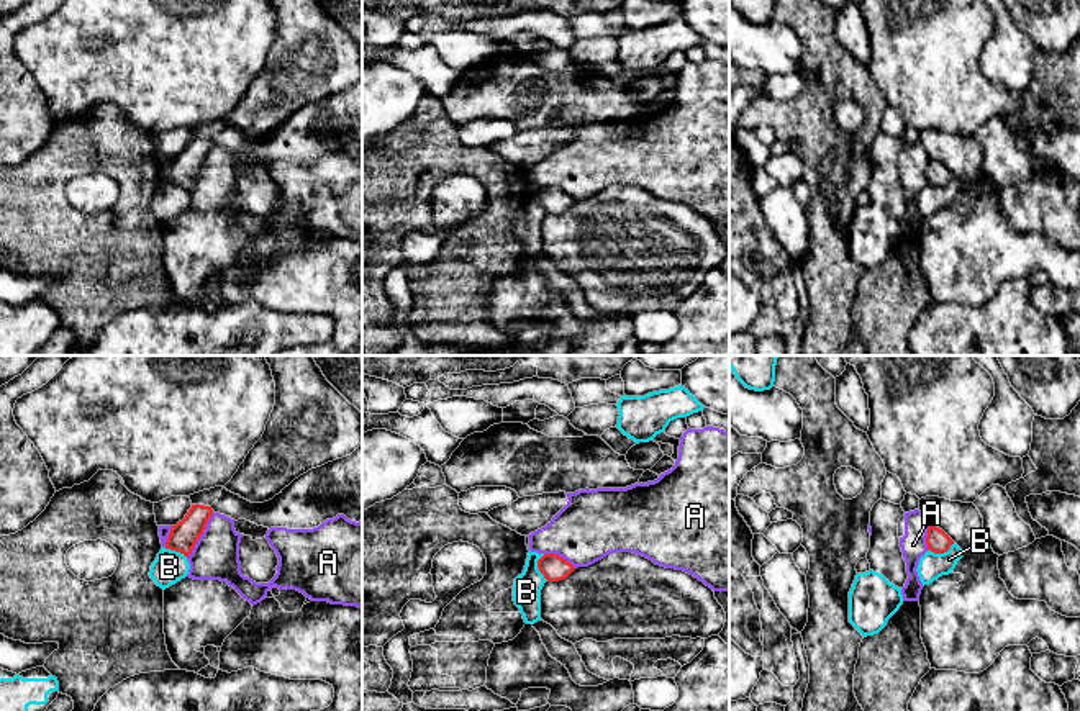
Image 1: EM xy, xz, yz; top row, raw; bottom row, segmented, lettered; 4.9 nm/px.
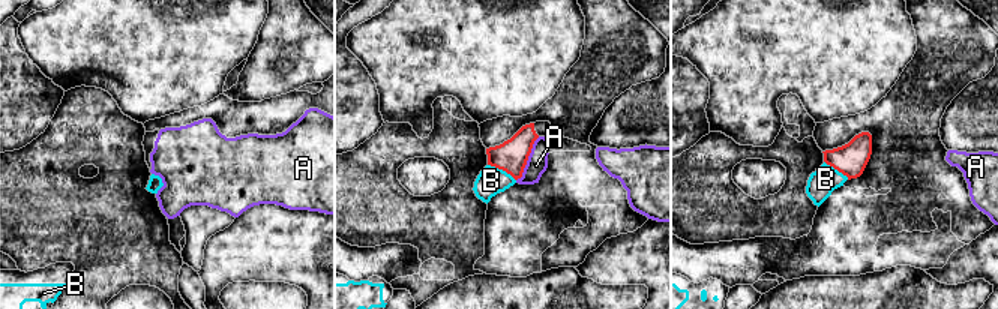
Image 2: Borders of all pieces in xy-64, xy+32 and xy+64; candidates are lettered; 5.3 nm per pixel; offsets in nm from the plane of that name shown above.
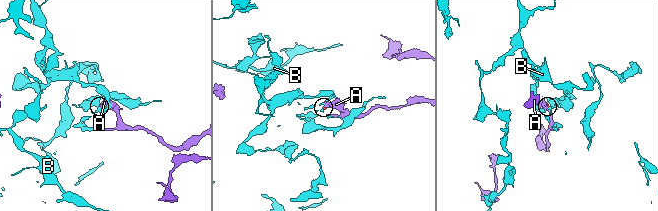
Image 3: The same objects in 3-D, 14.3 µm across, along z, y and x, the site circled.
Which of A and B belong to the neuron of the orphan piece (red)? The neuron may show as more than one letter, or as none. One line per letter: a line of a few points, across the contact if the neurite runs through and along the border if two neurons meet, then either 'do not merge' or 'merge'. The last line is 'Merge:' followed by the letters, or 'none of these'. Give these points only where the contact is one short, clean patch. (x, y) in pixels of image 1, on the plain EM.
A: line xy (213, 144), (187, 190); do not merge
B: line yz (954, 176), (943, 185), (928, 184); do not merge
Merge: none of these

